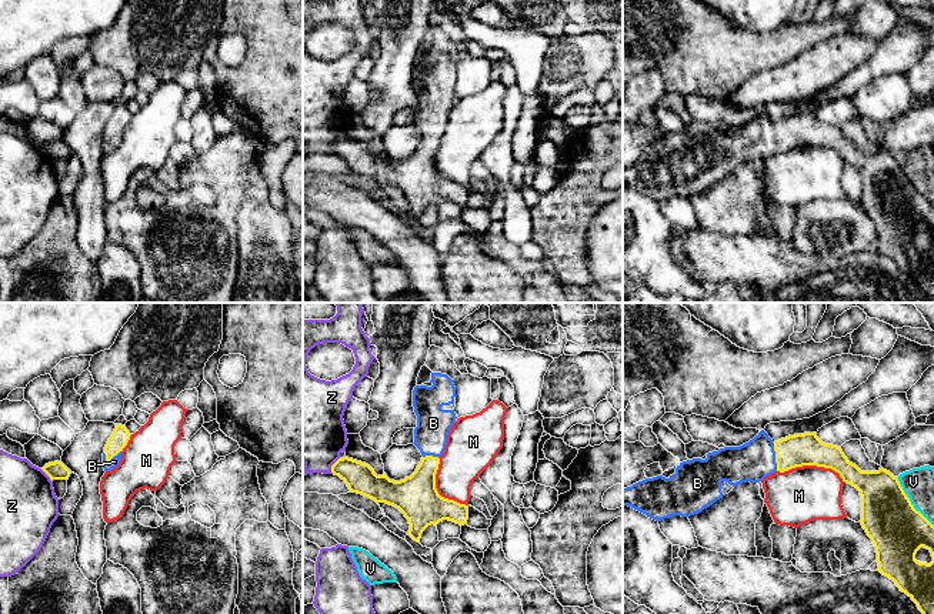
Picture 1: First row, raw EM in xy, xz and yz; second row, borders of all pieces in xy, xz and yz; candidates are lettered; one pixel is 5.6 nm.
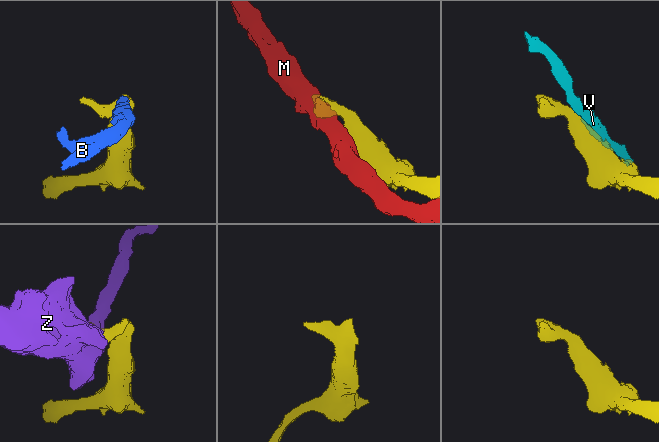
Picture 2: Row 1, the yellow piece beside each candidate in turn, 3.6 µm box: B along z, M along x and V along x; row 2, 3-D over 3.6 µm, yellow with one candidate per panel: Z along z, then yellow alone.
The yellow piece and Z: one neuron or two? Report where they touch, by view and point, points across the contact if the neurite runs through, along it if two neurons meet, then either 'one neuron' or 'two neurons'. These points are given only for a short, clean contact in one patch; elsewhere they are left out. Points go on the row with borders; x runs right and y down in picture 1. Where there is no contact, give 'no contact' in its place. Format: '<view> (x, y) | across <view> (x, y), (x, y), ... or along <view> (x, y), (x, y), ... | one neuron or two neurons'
xz (332, 466) | two neurons

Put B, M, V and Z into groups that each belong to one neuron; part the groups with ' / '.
B / M / V / Z

